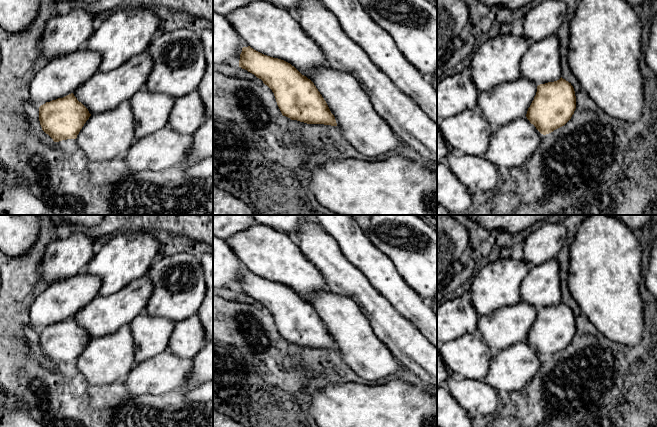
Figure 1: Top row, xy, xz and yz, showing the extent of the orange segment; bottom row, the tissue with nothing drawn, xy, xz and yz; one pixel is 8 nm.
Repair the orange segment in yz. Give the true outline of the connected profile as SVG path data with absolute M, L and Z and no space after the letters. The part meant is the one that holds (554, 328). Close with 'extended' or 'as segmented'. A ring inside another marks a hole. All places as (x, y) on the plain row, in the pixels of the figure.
M562 301L537 310L526 341L543 359L564 350L574 338L576 320L571 307Z | as segmented

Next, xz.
M248 270L242 272L239 291L254 298L272 314L283 340L307 348L337 350L314 307L290 287Z | as segmented

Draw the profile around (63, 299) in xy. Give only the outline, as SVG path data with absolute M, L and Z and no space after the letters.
M86 272L50 284L31 305L29 323L41 330L74 317L98 295L101 285L100 277Z

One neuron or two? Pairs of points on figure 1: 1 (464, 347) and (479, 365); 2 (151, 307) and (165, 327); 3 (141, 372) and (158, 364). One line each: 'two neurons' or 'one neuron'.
1: one neuron
2: two neurons
3: one neuron

